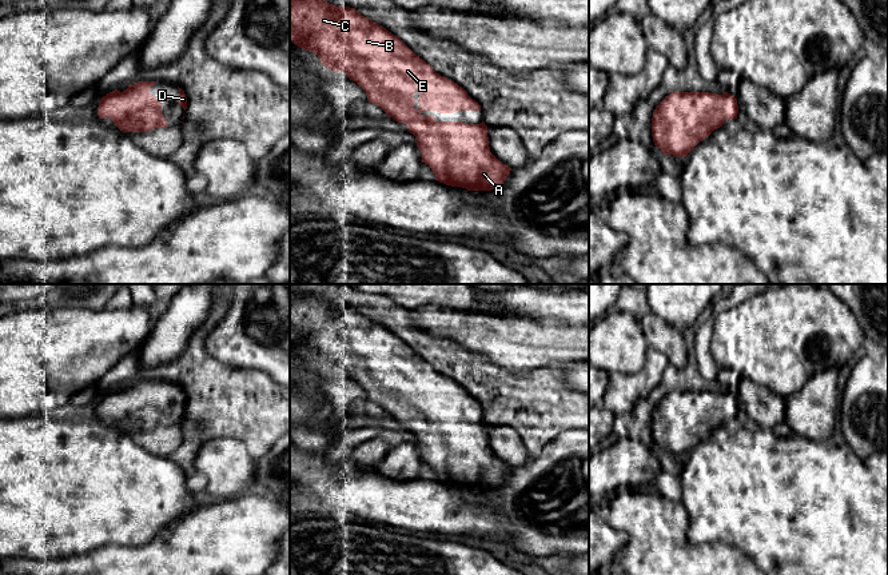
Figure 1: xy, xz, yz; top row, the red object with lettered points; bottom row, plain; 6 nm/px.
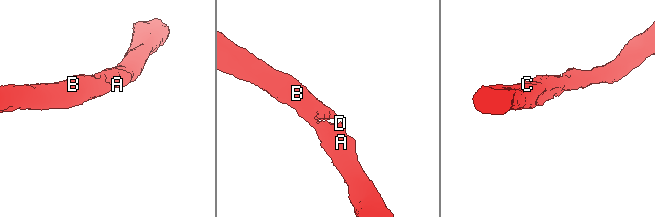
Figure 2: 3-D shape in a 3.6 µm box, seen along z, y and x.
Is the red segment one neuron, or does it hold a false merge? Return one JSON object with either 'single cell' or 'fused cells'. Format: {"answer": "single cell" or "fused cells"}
{"answer": "single cell"}

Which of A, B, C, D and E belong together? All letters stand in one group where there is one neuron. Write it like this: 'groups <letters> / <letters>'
groups A B C D E

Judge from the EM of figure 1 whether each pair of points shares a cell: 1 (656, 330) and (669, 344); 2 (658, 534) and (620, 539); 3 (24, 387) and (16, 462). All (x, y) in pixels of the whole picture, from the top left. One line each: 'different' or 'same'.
1: same
2: different
3: different

